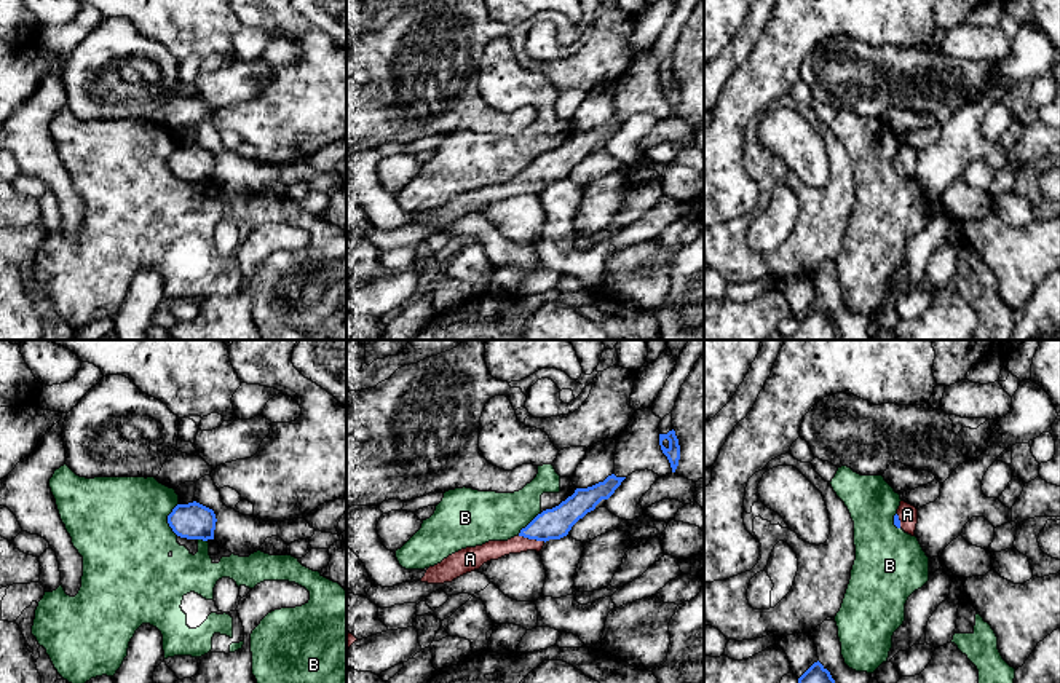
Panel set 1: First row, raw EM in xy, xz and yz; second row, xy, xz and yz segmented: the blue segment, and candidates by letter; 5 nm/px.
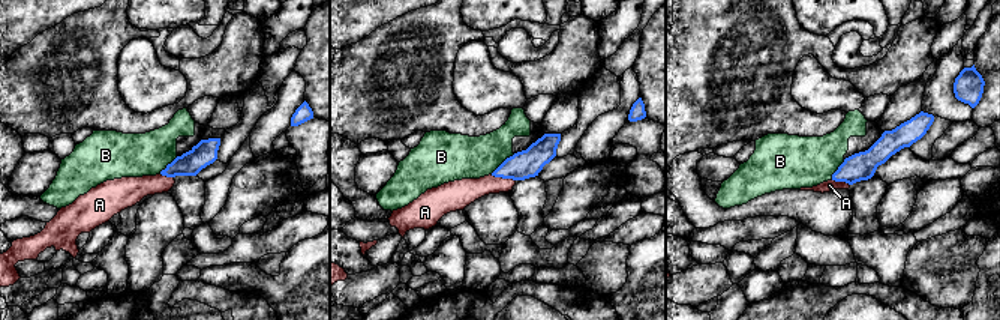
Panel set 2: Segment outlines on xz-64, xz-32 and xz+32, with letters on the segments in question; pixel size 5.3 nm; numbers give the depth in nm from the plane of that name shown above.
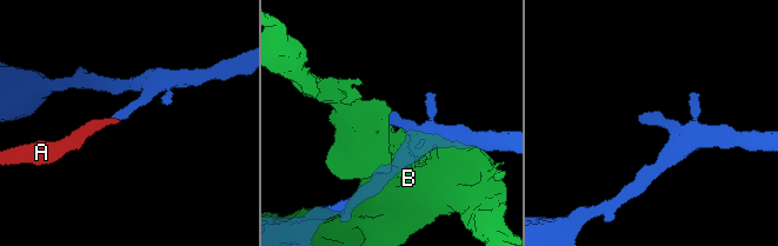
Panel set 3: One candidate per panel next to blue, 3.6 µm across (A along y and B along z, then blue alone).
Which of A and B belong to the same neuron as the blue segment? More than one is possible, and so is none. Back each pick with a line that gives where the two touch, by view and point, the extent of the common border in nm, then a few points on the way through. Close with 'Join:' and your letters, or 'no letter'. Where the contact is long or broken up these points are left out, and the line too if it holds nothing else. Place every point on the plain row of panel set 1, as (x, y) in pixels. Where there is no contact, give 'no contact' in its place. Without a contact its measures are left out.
A: xz (532, 181) | 150 nm | across xz (553, 166), (543, 169), (532, 181), (494, 192)
Join: A

